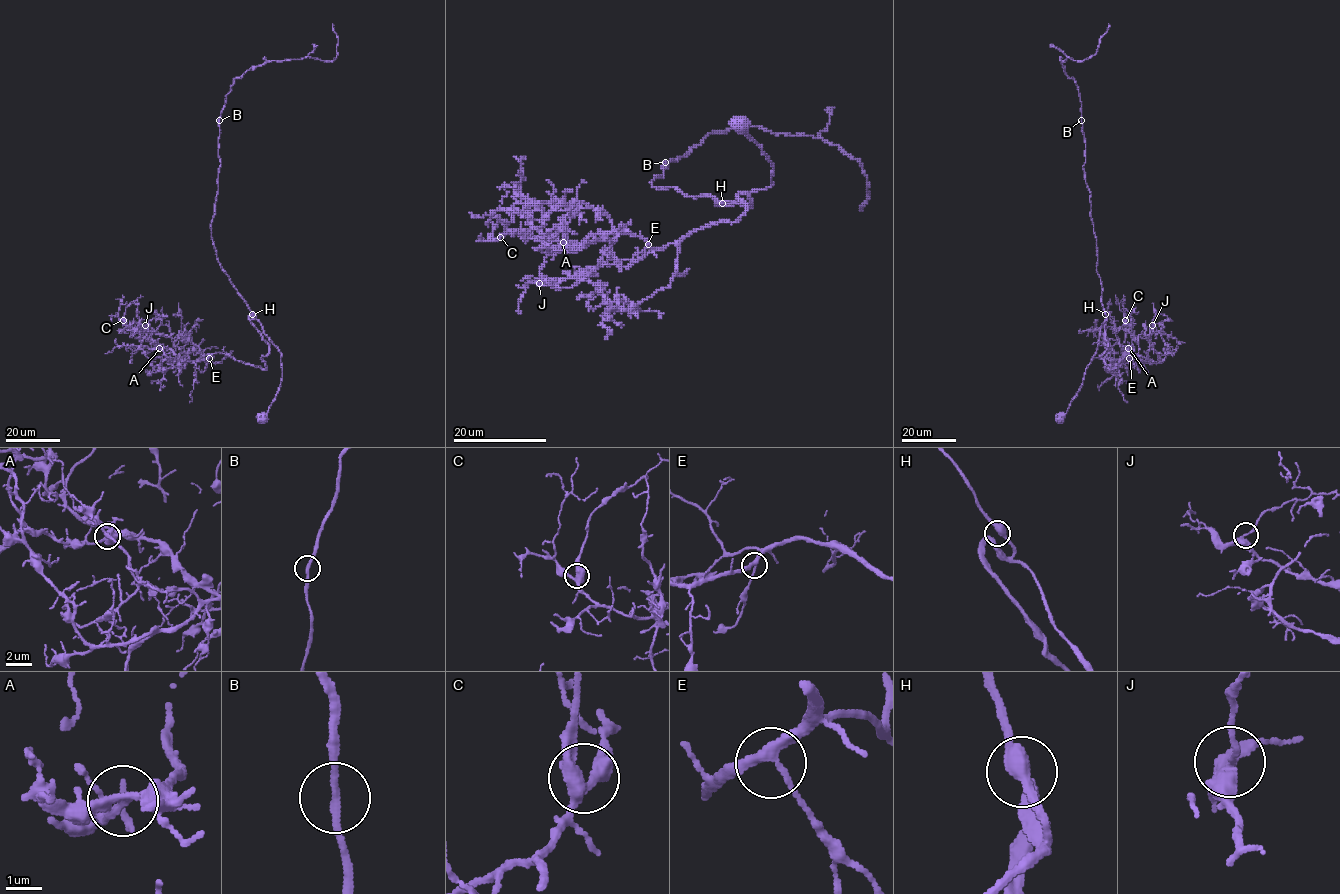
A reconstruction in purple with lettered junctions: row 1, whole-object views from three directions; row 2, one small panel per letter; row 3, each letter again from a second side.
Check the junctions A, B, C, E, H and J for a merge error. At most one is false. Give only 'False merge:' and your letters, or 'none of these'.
False merge: none of these

